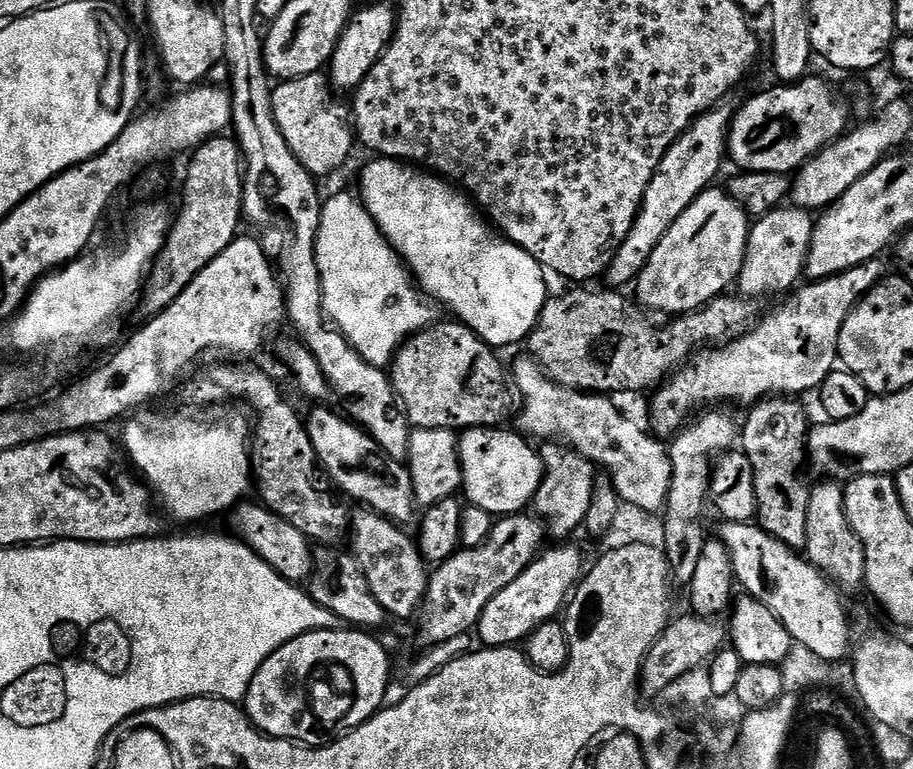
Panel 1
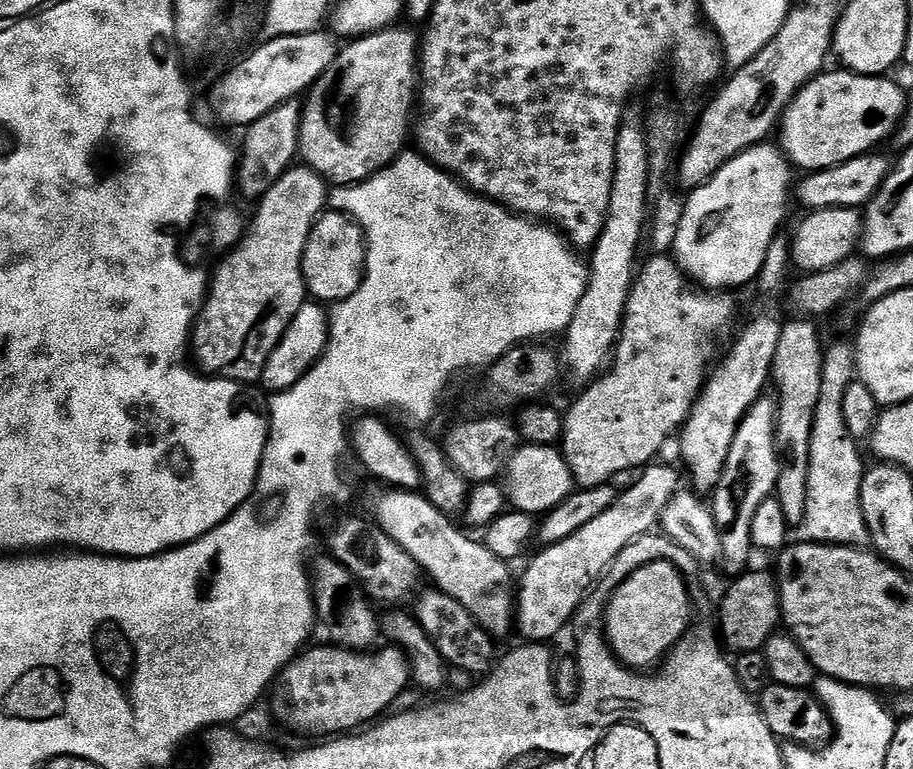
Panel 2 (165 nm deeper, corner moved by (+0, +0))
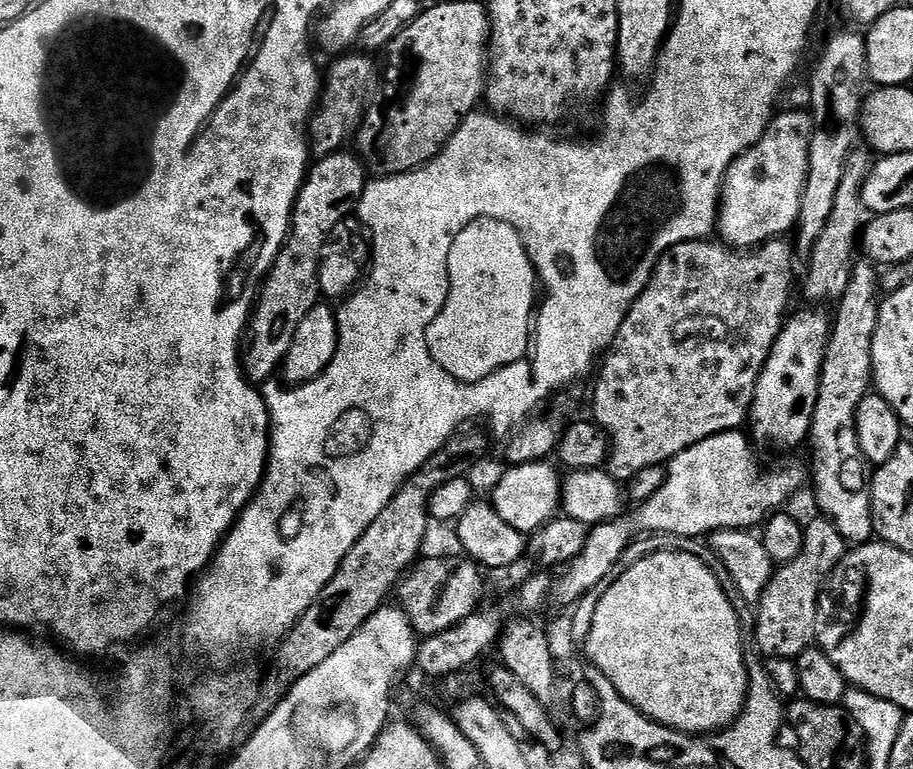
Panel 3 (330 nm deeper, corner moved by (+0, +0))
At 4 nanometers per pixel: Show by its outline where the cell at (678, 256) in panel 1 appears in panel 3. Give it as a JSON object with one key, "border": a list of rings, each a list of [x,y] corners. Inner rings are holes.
{"border":[[[807,111],[784,112],[769,124],[764,137],[730,165],[720,189],[718,236],[723,243],[751,250],[766,240],[783,237],[796,226],[808,173],[812,118]]]}

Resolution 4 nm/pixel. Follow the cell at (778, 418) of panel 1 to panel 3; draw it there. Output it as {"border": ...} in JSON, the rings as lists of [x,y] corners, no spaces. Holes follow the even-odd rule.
{"border":[[[860,150],[853,151],[848,158],[848,164],[844,167],[844,177],[838,186],[838,194],[834,197],[834,206],[830,210],[830,218],[822,229],[822,235],[818,242],[814,242],[808,260],[808,273],[804,276],[804,296],[813,305],[823,305],[823,300],[839,301],[840,295],[846,290],[846,286],[852,277],[852,243],[857,243],[858,233],[866,222],[866,209],[862,202],[862,186],[868,176],[870,167],[869,153]]]}

